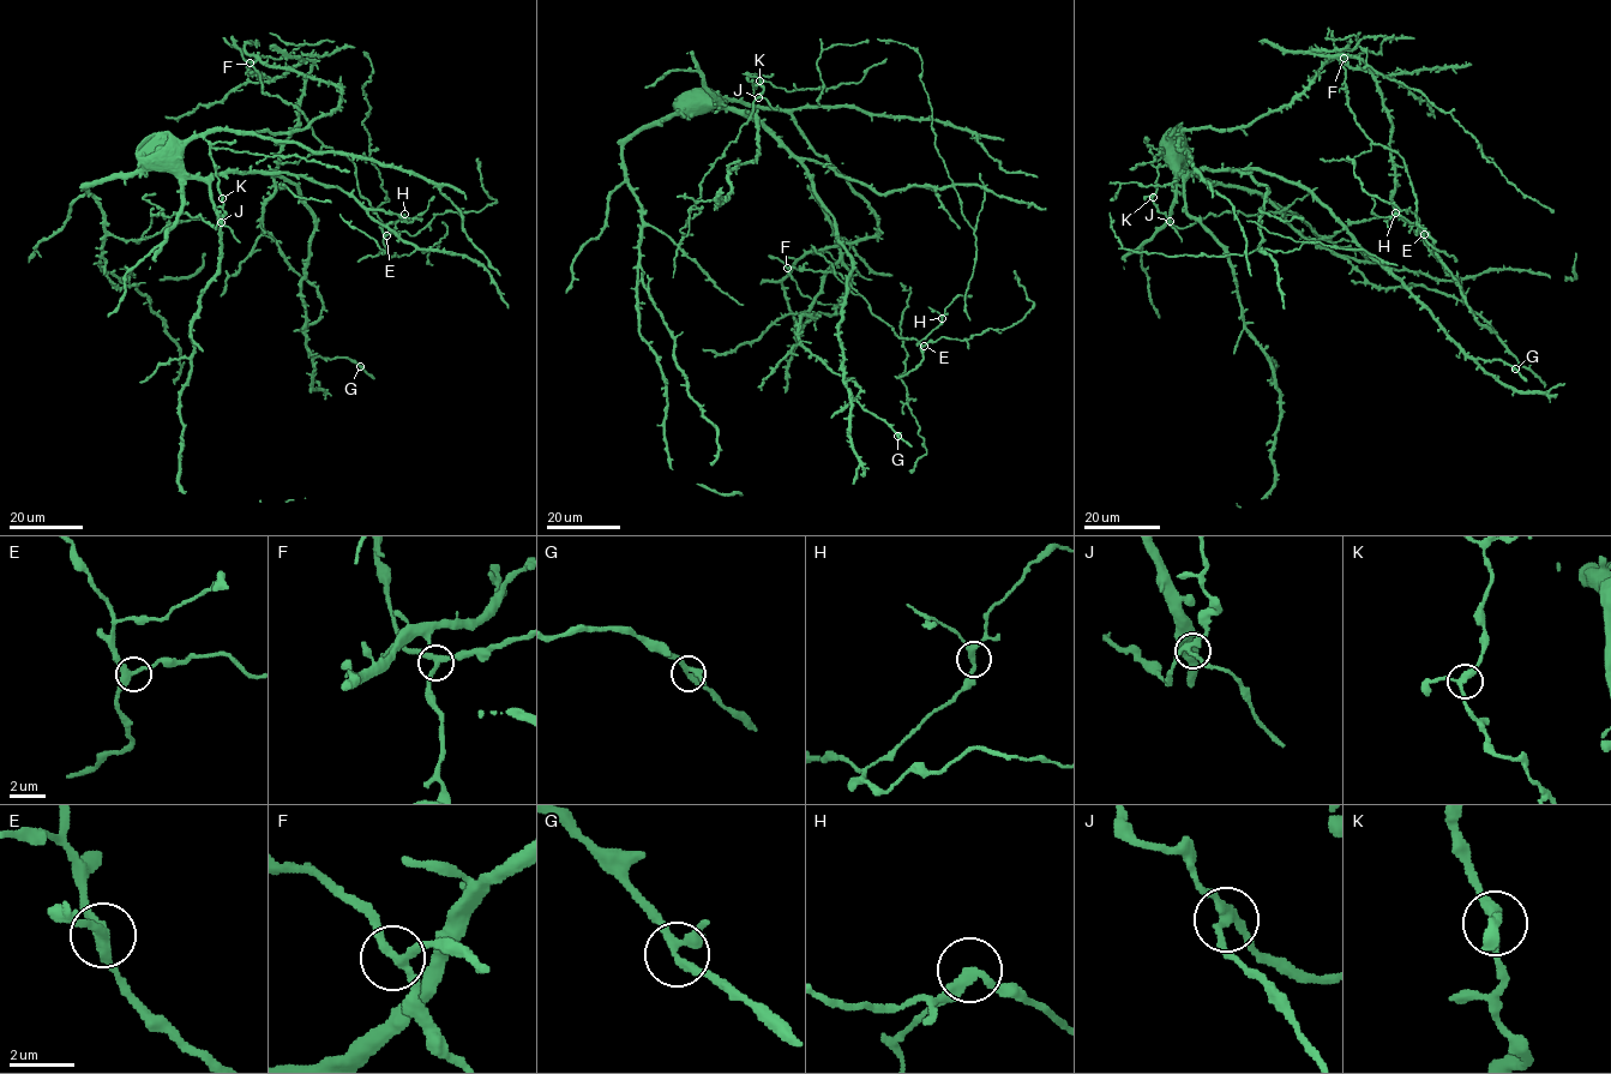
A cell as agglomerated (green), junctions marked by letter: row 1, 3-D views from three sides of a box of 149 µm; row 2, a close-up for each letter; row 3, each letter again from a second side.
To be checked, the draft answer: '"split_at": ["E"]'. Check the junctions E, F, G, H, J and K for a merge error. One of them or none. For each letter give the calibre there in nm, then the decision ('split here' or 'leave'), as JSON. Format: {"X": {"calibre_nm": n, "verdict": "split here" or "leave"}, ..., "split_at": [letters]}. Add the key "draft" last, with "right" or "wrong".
{"E": {"calibre_nm": 320, "verdict": "leave"}, "F": {"calibre_nm": 280, "verdict": "leave"}, "G": {"calibre_nm": 280, "verdict": "leave"}, "H": {"calibre_nm": 240, "verdict": "leave"}, "J": {"calibre_nm": 240, "verdict": "leave"}, "K": {"calibre_nm": 280, "verdict": "leave"}, "split_at": [], "draft": "wrong"}

